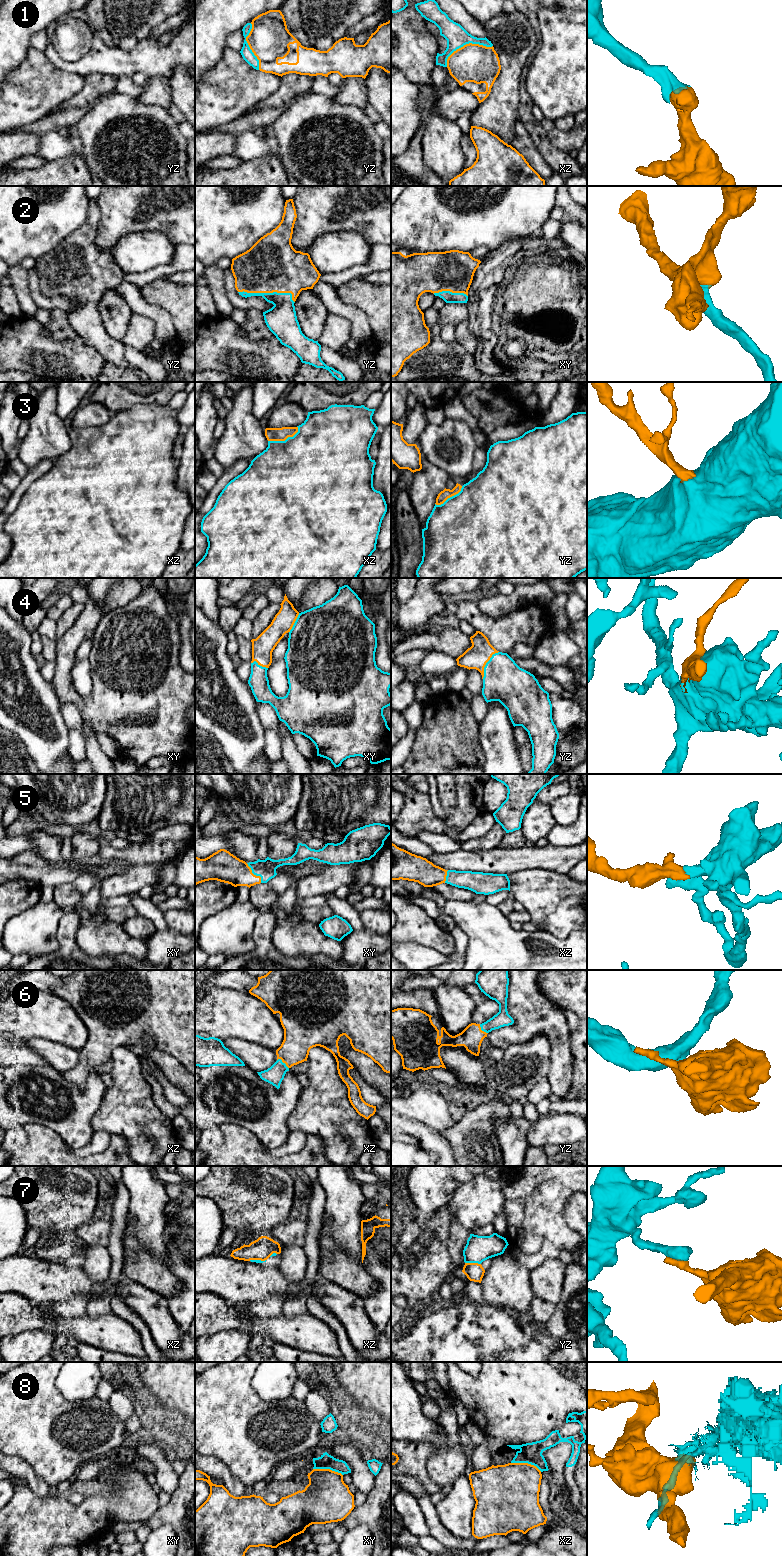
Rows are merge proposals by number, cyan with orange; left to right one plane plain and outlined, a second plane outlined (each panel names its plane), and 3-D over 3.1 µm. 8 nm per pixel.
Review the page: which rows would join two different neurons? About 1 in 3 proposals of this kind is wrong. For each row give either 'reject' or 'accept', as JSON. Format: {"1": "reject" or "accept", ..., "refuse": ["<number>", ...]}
{"1": "accept", "2": "accept", "3": "accept", "4": "accept", "5": "accept", "6": "accept", "7": "reject", "8": "reject", "refuse": ["7", "8"]}

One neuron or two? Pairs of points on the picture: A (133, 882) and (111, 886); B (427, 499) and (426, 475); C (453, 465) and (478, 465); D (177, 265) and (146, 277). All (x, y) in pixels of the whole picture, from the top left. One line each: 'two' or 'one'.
A: one
B: one
C: two
D: one

